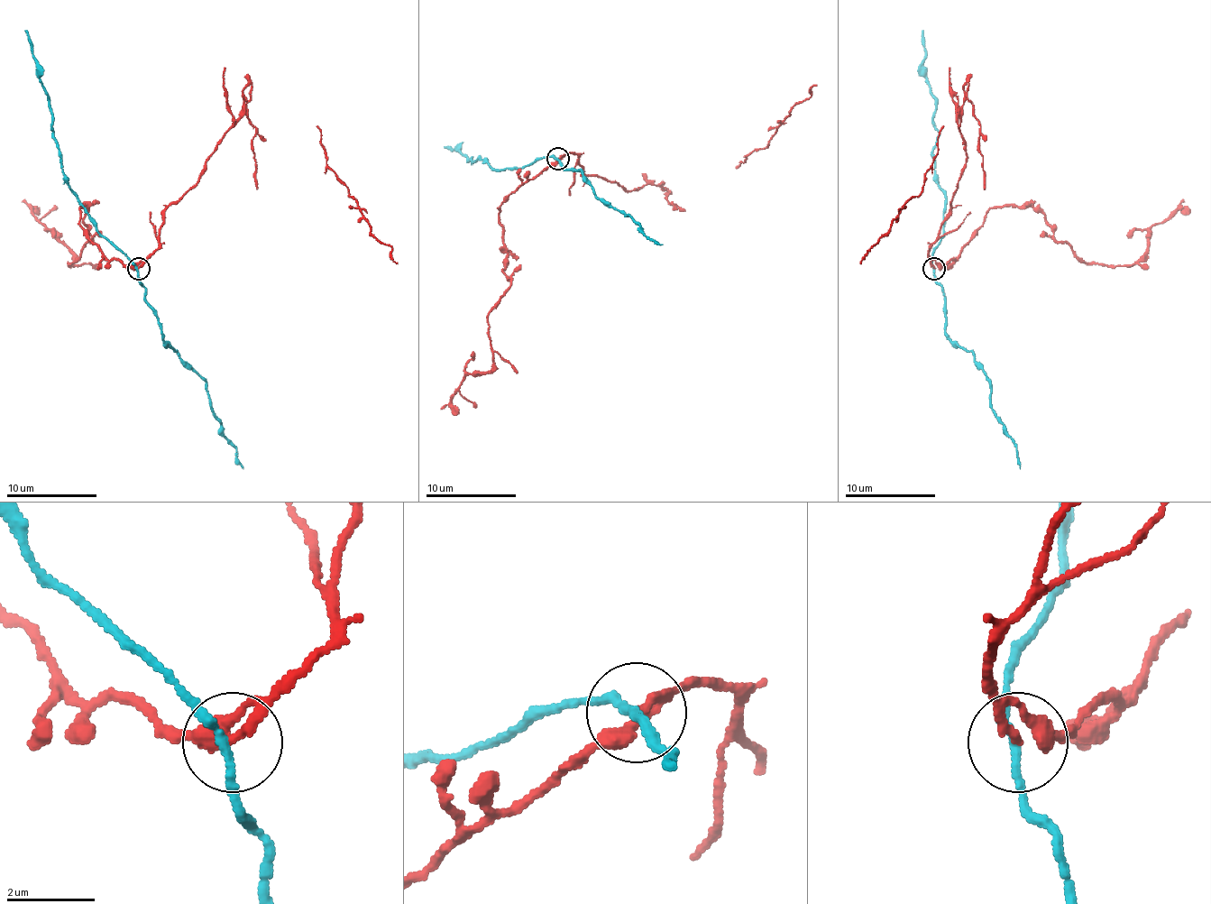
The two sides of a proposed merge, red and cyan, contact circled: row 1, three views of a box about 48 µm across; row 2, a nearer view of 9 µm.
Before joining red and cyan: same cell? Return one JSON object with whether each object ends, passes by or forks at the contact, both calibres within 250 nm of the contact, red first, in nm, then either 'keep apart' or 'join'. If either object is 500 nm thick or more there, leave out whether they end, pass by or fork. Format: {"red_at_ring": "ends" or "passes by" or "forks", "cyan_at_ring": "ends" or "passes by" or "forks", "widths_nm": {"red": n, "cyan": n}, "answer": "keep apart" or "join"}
{"red_at_ring": "ends", "cyan_at_ring": "passes by", "widths_nm": {"red": 200, "cyan": 190}, "answer": "keep apart"}

